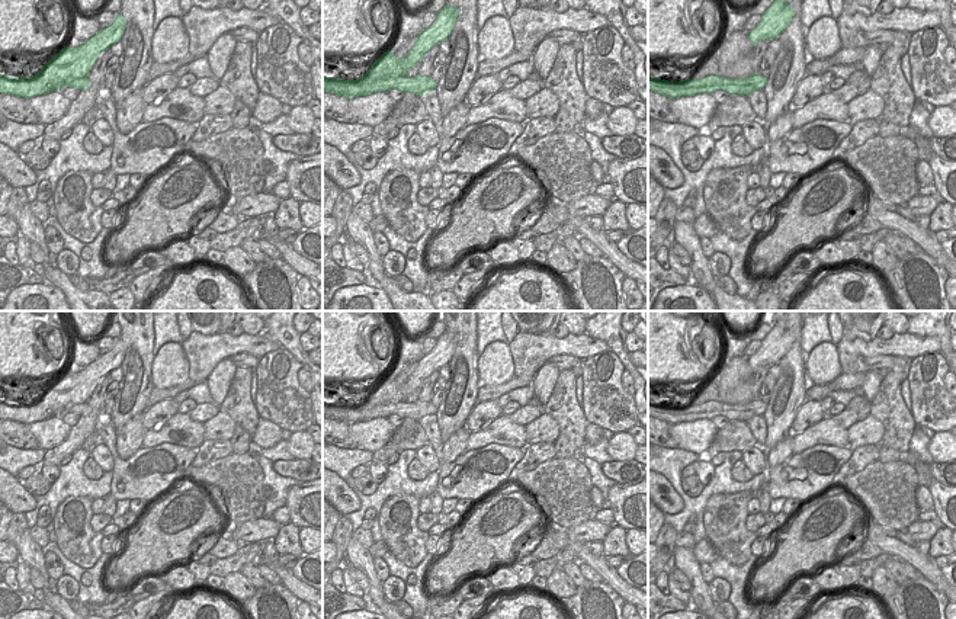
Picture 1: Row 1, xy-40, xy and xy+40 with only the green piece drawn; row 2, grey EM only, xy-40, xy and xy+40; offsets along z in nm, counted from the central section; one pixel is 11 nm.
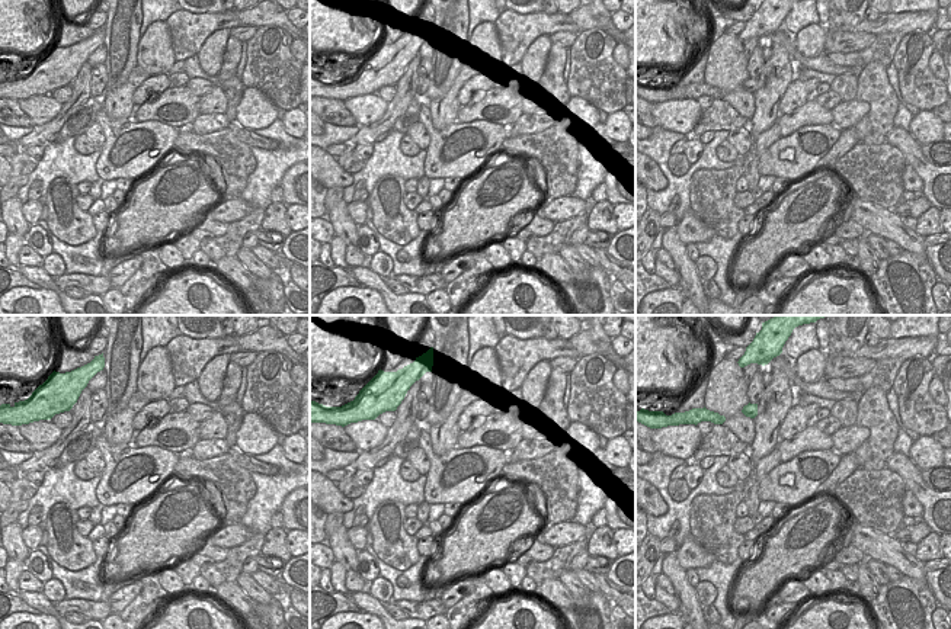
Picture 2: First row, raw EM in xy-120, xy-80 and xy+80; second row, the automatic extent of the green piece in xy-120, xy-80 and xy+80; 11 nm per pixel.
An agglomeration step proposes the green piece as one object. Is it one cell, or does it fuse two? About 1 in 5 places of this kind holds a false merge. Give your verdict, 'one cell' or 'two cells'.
one cell

